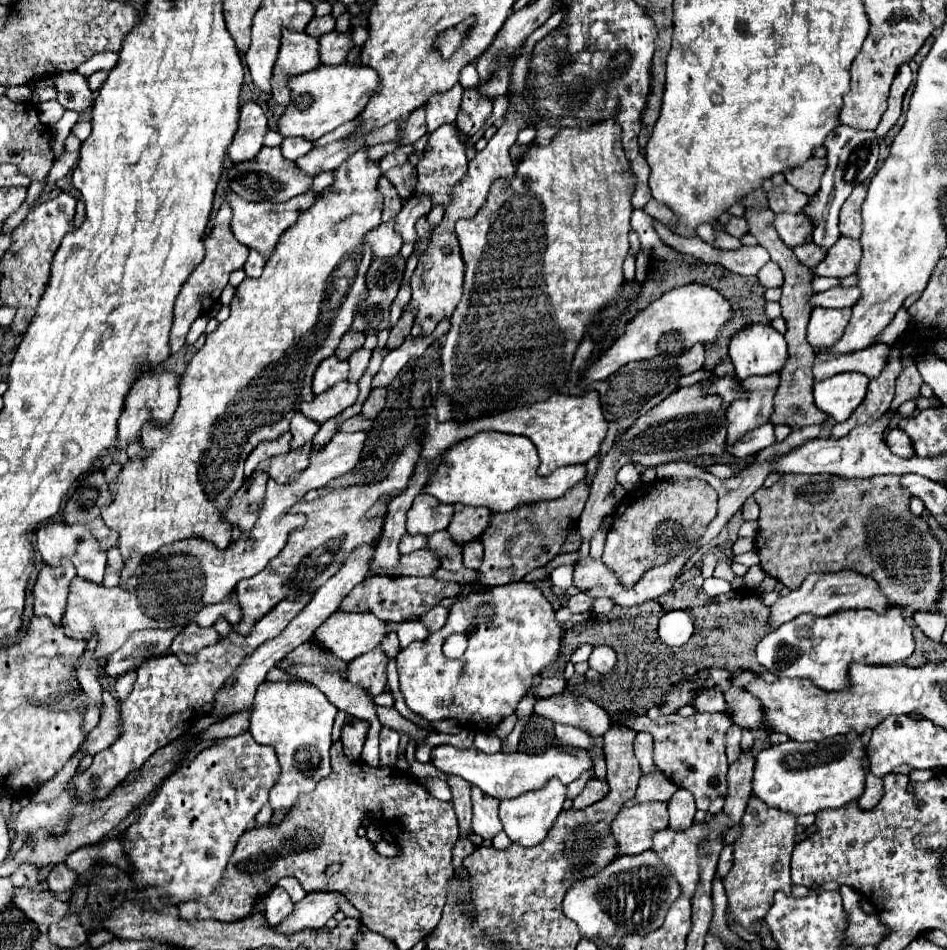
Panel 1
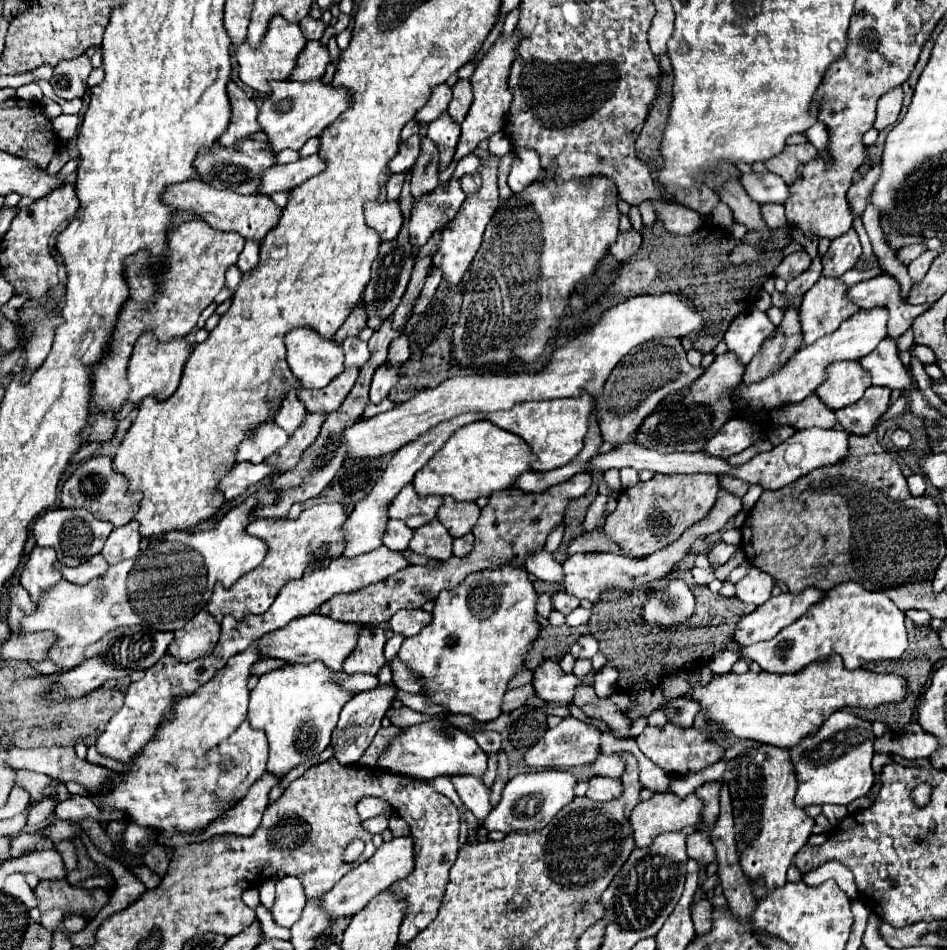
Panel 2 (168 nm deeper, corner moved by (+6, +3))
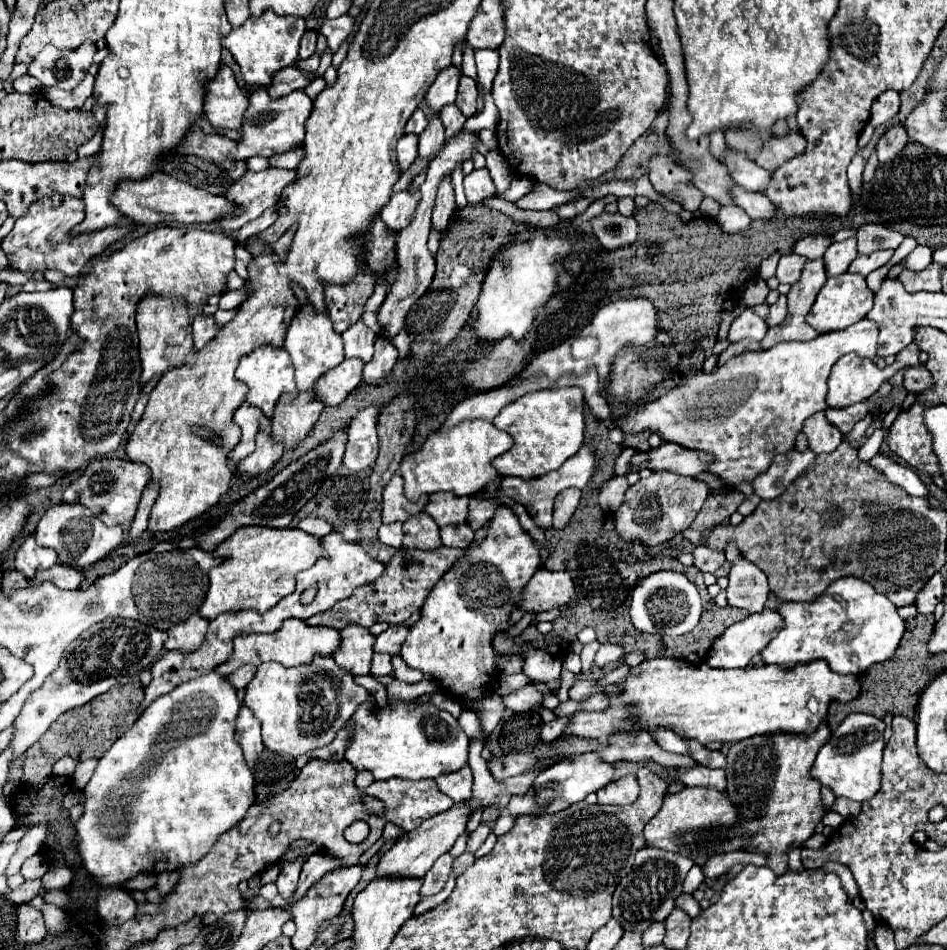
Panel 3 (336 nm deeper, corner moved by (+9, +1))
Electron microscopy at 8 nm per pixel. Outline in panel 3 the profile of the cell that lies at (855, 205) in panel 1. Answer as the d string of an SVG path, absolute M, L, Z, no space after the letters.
M895 123L891 125L883 137L879 139L877 143L877 155L879 155L879 163L889 163L905 145L907 145L909 137L907 137L907 131L903 125Z

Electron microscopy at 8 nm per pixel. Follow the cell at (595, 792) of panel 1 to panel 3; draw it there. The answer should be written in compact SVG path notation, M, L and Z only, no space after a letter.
M625 775L597 793L599 803L605 805L631 805L639 797L639 783L635 775Z

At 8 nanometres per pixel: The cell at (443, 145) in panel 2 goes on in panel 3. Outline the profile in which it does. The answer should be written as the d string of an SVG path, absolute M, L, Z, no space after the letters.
M455 103L443 107L443 111L439 111L441 115L441 121L445 125L445 139L453 139L461 129L463 129L463 123L465 123L465 115L455 107Z

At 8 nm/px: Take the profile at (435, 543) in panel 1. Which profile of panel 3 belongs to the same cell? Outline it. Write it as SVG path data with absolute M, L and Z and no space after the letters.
M413 515L411 519L403 521L403 547L417 547L417 549L437 549L441 545L439 527L427 515Z

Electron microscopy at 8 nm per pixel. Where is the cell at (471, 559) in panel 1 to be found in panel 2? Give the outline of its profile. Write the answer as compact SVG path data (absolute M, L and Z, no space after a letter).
M472 533L460 537L460 539L454 539L454 555L456 557L464 557L466 553L470 553L470 549L474 547L474 537Z

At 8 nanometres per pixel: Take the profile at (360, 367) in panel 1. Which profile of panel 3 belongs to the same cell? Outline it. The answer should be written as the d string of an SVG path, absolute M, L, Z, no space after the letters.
M359 319L355 325L351 325L343 333L343 343L345 343L345 357L359 357L365 363L373 357L373 339L375 333Z

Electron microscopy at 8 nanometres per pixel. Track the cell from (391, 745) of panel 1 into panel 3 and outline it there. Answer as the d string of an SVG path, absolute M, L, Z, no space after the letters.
M315 655L307 667L283 667L281 663L261 663L255 677L245 687L245 705L263 725L263 743L279 755L299 757L311 749L331 743L337 731L349 721L357 705L369 699L367 689L353 681L333 657Z

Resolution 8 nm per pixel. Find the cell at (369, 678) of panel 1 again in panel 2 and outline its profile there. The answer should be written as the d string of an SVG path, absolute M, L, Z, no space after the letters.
M364 627L358 637L356 649L348 655L344 661L344 671L354 673L370 673L378 675L378 671L384 667L384 629L382 627Z

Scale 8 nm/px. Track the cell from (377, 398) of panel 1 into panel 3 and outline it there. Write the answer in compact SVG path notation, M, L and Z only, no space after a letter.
M377 335L375 337L375 355L365 365L365 371L363 371L365 383L377 383L379 379L385 379L391 373L395 361L397 361L397 355L399 355L397 347L391 341Z

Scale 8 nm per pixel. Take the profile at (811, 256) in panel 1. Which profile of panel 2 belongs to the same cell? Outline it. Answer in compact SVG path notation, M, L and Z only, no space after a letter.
M794 251L782 259L782 263L776 269L776 275L790 281L798 277L802 271L806 271L810 265L810 255L806 251Z

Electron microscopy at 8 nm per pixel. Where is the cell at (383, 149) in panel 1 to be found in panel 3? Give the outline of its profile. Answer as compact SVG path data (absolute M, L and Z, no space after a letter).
M417 109L413 115L411 115L411 119L407 121L407 127L405 127L405 131L407 133L415 133L415 135L419 135L425 127L427 127L427 117L425 117L425 113L421 111L421 109Z

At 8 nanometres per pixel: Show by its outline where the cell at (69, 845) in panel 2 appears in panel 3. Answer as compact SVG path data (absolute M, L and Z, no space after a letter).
M55 867L49 869L45 873L45 877L41 877L45 889L65 889L71 881L71 869L69 867Z

